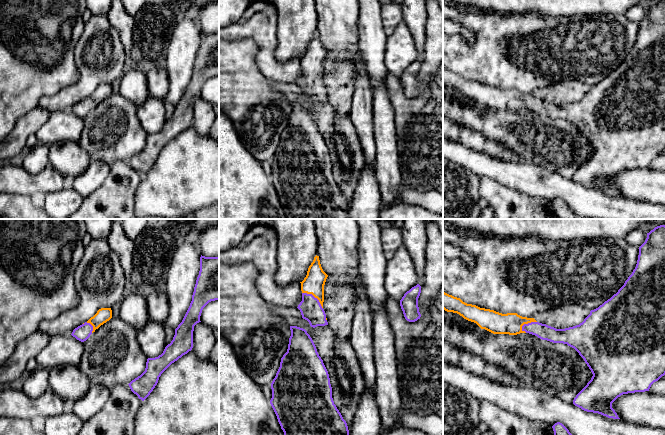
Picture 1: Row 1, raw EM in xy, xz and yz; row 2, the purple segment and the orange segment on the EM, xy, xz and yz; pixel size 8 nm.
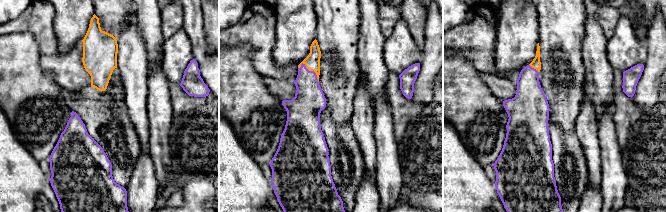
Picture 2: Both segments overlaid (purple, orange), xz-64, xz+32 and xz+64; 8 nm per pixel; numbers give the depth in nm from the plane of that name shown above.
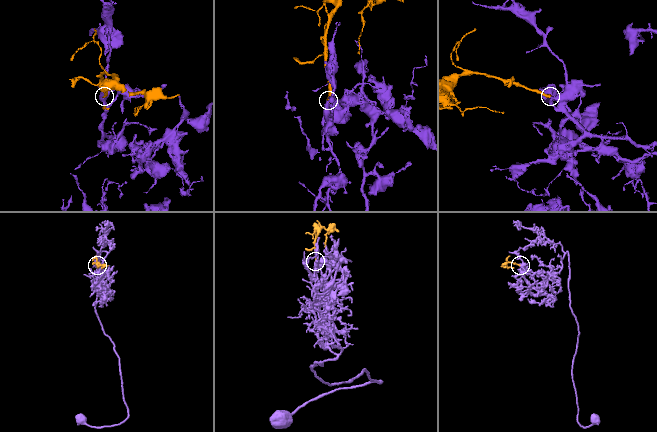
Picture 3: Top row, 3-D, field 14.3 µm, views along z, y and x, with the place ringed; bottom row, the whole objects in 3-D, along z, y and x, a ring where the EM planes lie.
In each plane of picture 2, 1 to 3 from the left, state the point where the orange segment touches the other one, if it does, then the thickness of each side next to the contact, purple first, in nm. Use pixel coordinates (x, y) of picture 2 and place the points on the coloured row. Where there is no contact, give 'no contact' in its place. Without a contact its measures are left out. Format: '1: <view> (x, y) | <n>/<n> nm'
1: no contact
2: xz+32 (313, 71) | 240/130 nm
3: xz+64 (533, 68) | 240/80 nm

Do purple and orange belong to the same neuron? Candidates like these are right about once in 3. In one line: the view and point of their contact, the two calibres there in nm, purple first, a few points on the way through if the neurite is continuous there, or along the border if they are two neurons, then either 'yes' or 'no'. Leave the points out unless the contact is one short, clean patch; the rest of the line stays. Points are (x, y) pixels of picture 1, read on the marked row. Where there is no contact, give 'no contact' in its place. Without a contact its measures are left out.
meets purple in xz at (313, 296); 180 nm thick on the purple side, 170 nm on the other; runs through xz (311, 310), (313, 296), (313, 283); yes

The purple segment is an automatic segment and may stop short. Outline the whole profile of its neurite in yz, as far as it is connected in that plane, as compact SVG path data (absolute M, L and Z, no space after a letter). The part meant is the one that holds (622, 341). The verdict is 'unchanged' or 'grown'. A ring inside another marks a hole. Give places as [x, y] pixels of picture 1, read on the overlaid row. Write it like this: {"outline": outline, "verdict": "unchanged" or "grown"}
{"outline": "M665 225L655 227L645 242L639 247L635 269L624 285L610 299L590 314L579 325L556 329L517 313L502 314L494 310L467 304L460 298L443 291L443 309L457 313L464 319L476 323L481 329L493 334L517 335L529 333L542 340L563 343L574 348L584 359L593 376L587 385L576 395L573 404L584 411L598 413L608 418L620 419L612 408L612 403L621 395L649 391L651 385L665 375Z", "verdict": "grown"}

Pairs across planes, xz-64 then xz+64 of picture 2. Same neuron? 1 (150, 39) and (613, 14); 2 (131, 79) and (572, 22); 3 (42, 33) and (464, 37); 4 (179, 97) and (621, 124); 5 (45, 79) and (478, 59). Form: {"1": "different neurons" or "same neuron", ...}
{"1": "different neurons", "2": "different neurons", "3": "same neuron", "4": "same neuron", "5": "different neurons"}

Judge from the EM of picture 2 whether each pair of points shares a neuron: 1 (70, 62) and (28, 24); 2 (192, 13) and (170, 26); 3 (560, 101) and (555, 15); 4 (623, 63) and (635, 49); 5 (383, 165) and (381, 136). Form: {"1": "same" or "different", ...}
{"1": "same", "2": "different", "3": "same", "4": "same", "5": "same"}

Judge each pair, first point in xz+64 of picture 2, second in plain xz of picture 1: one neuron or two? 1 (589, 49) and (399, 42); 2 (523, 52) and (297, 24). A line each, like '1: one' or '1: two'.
1: two
2: one

